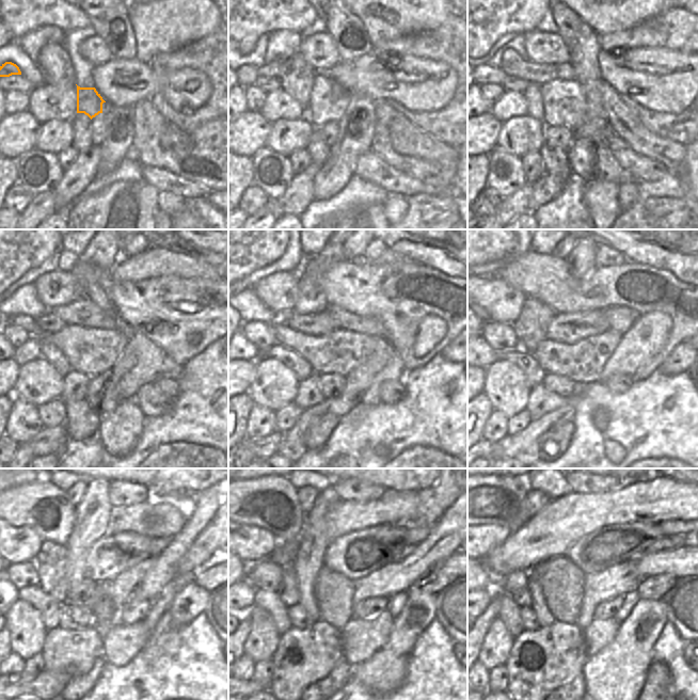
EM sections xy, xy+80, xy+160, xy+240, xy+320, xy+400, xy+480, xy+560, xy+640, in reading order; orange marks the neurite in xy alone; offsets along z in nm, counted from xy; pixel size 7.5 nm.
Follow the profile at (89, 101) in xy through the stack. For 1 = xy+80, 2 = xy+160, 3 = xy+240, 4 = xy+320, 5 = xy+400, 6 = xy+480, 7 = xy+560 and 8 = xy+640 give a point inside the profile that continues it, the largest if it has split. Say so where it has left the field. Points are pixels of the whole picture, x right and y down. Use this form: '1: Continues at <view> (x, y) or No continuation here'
1: Continues at xy+80 (328, 100)
2: Continues at xy+160 (565, 102)
3: Continues at xy+240 (92, 351)
4: Continues at xy+320 (338, 351)
5: Continues at xy+400 (583, 362)
6: Continues at xy+480 (119, 589)
7: Continues at xy+560 (406, 554)
8: Continues at xy+640 (666, 542)

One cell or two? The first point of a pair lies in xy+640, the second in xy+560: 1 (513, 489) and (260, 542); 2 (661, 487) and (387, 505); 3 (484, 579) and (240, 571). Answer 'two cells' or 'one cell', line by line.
1: two cells
2: one cell
3: one cell

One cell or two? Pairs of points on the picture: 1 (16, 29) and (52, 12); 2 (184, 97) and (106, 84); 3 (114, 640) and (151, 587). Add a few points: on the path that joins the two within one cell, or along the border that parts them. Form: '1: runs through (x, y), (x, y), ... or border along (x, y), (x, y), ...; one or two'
1: runs through (25, 20), (33, 12), (44, 12); one
2: runs through (164, 81), (139, 78), (125, 80); one
3: border along (169, 583), (152, 602); two

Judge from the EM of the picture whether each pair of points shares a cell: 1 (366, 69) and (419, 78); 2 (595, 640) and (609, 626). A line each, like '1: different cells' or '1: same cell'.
1: same cell
2: same cell

